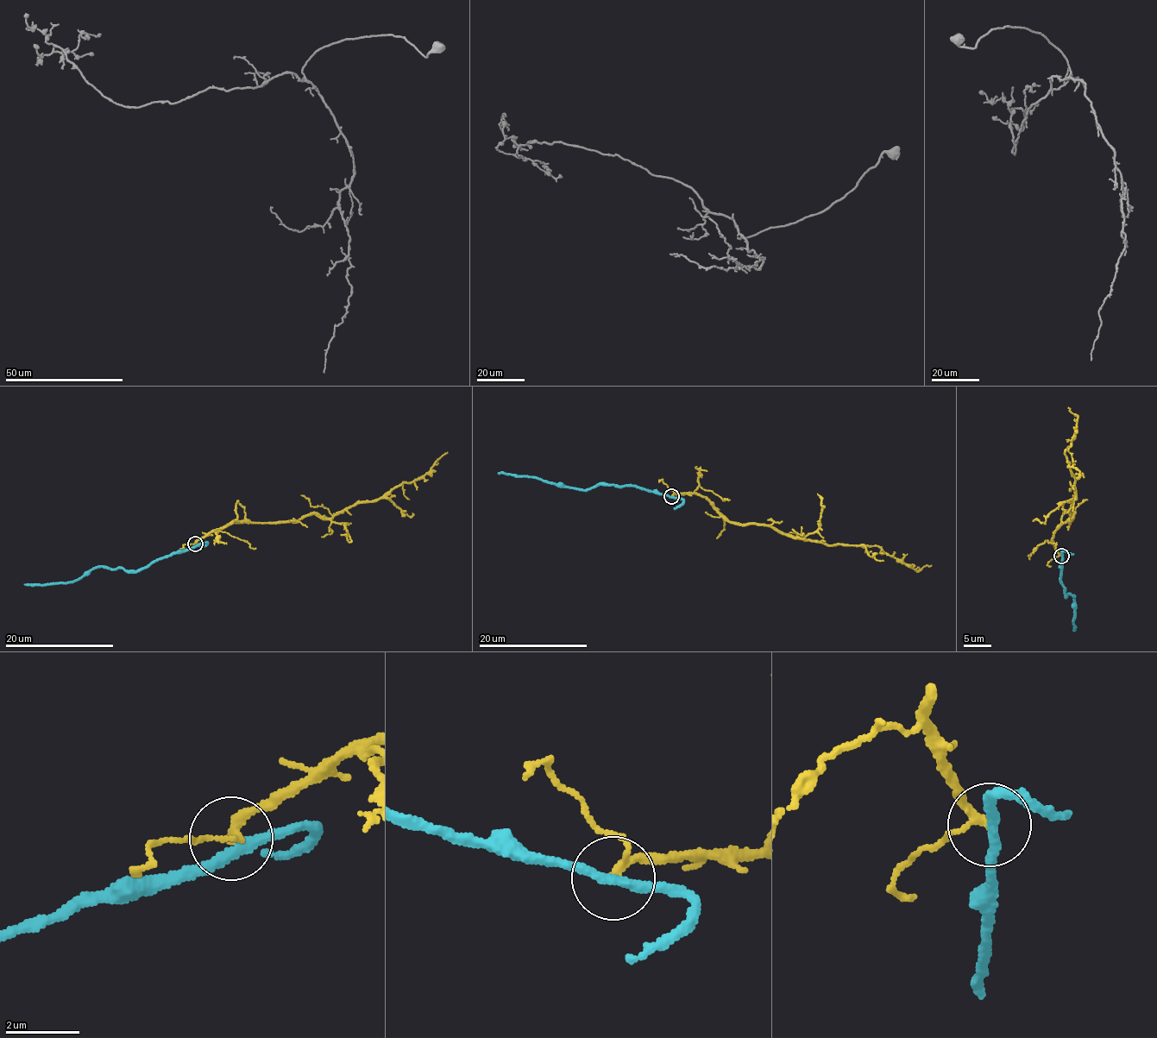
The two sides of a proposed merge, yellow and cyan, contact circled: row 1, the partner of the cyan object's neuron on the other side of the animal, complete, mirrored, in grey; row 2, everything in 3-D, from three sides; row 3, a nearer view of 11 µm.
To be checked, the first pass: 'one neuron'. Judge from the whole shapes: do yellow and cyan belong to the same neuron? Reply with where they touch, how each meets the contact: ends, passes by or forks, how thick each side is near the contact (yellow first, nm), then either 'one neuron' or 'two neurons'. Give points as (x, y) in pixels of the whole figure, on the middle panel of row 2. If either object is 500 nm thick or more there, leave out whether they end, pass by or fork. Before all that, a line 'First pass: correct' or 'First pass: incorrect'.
First pass: incorrect
place (671, 496); yellow passes by; cyan passes by; calibres 180 and 260 nm; two neurons

